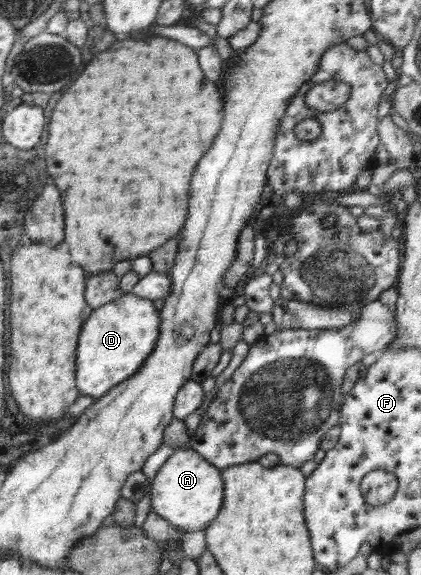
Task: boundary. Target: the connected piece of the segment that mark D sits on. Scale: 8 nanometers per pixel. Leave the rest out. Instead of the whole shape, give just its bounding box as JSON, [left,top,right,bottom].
[77,293,160,396]

